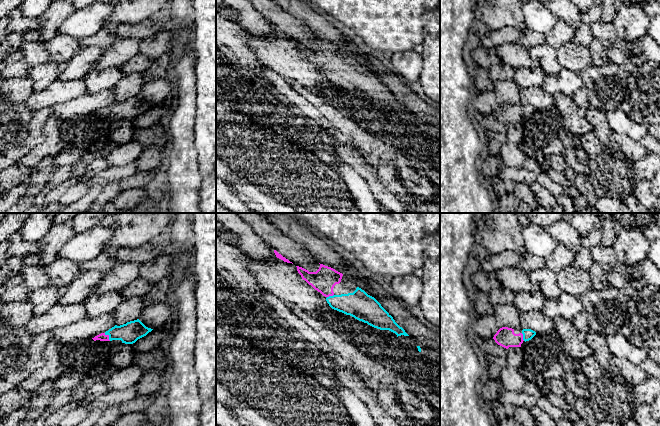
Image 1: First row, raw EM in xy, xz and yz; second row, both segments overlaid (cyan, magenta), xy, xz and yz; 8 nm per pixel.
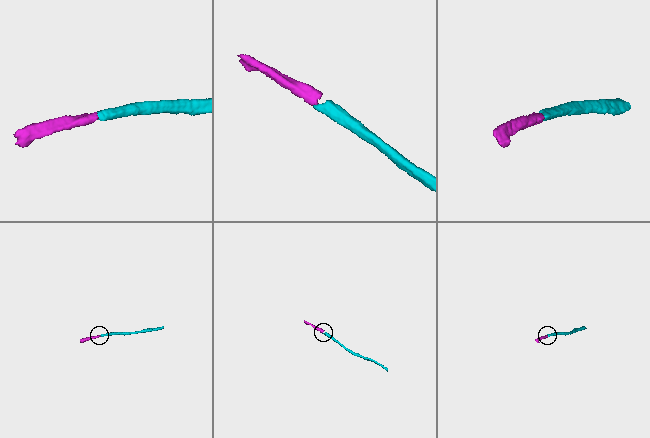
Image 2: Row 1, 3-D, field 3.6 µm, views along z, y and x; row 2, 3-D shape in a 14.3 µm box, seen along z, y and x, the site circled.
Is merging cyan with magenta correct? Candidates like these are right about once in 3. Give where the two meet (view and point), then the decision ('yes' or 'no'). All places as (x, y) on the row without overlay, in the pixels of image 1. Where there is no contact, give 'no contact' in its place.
xy (109, 112) | yes

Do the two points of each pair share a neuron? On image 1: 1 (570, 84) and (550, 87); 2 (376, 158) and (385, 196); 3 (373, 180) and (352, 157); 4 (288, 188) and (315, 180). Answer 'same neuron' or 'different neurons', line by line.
1: same neuron
2: different neurons
3: same neuron
4: same neuron

